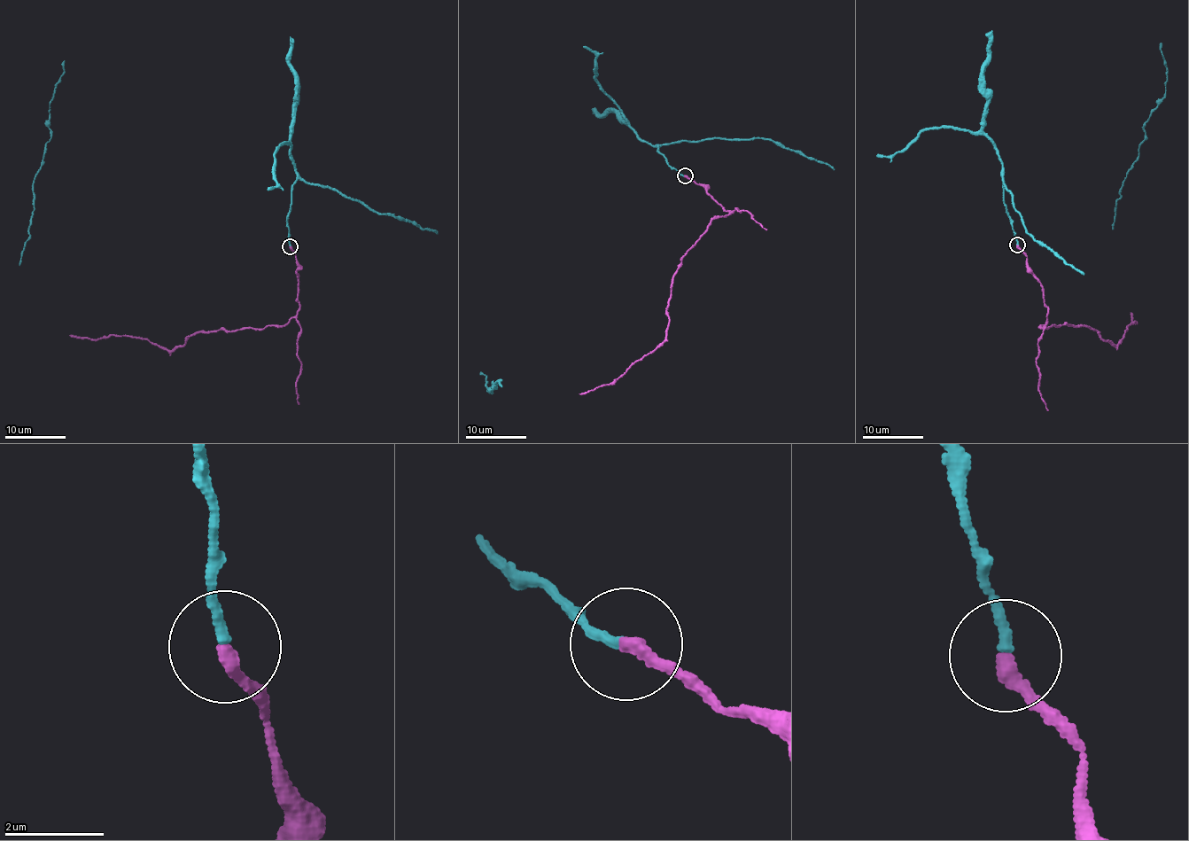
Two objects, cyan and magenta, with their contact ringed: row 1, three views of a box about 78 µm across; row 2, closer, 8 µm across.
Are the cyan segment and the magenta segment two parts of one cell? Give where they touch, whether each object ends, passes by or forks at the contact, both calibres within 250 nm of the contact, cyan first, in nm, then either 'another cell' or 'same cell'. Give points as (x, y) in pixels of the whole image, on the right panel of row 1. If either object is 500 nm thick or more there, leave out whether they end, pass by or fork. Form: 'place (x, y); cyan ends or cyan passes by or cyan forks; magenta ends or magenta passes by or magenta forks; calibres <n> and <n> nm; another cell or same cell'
place (1017, 245); cyan ends; magenta ends; calibres 200 and 280 nm; same cell

